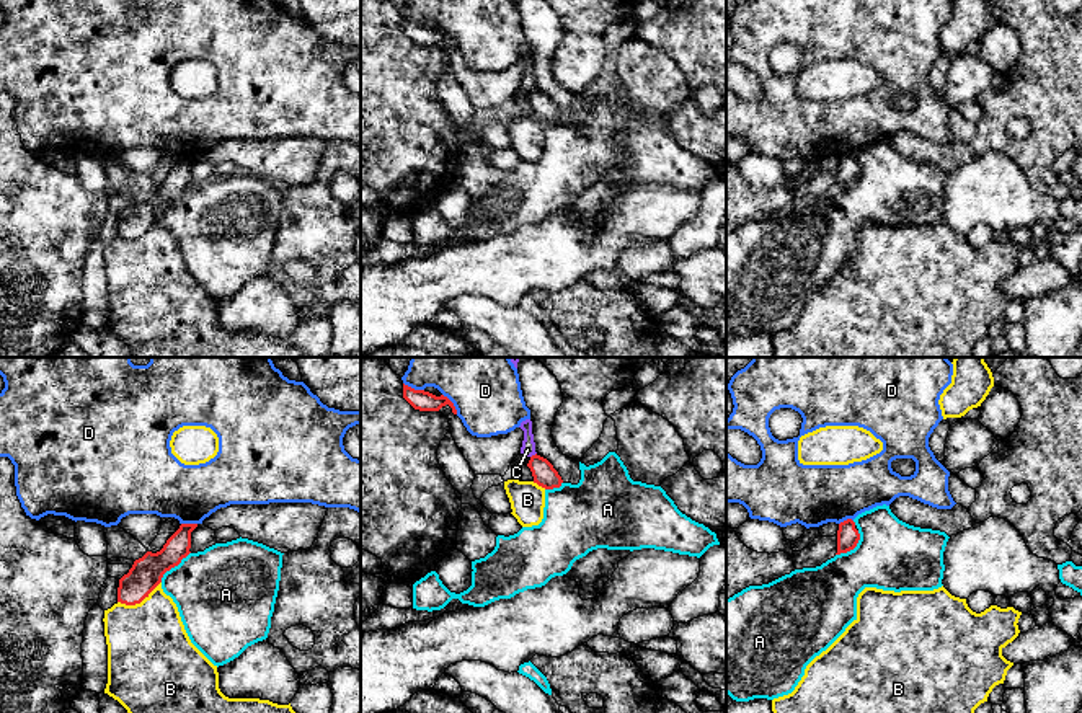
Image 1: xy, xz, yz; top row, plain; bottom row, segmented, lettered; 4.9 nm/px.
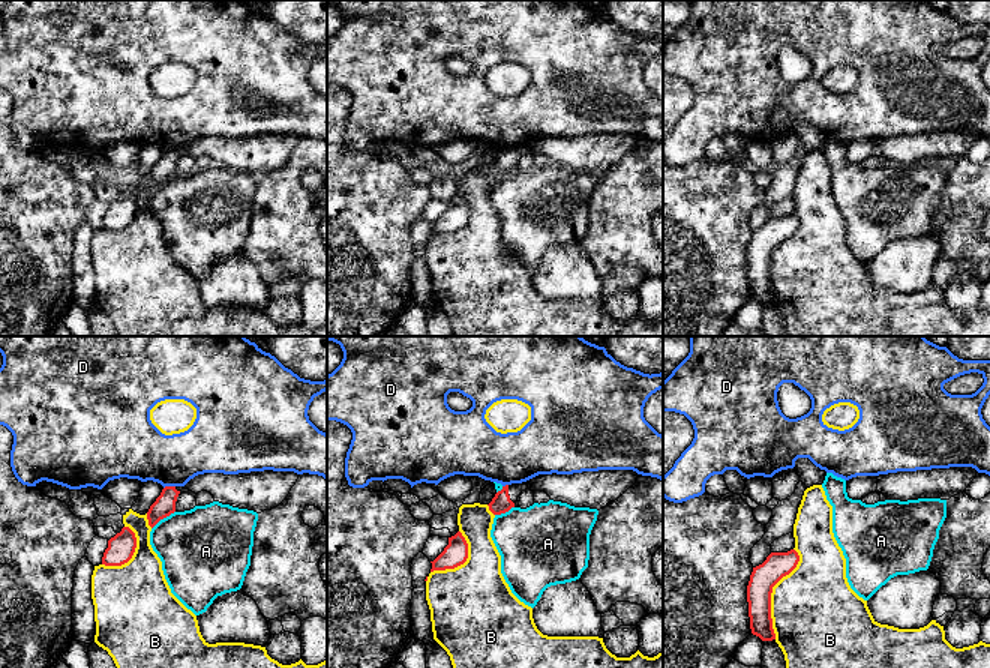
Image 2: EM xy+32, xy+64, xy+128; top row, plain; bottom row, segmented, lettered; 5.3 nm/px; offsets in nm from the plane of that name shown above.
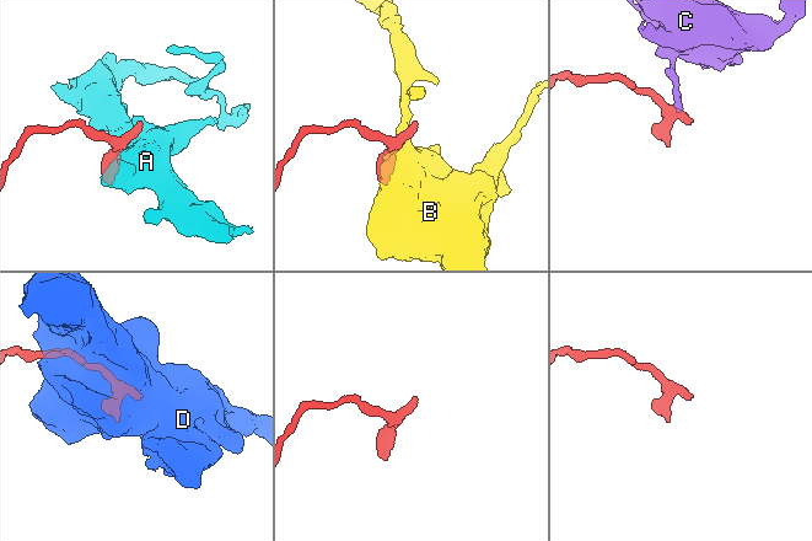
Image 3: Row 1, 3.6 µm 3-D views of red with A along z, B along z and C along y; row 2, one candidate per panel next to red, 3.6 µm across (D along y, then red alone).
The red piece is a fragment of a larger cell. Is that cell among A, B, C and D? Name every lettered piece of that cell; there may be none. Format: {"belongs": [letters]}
{"belongs": []}

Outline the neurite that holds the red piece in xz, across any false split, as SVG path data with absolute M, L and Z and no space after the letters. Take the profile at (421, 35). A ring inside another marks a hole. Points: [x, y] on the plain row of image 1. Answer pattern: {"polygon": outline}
{"polygon": "M403 18L403 33L419 46L439 46L442 41L449 39L452 47L457 49L454 38L444 29L436 31L429 26L415 24Z"}

